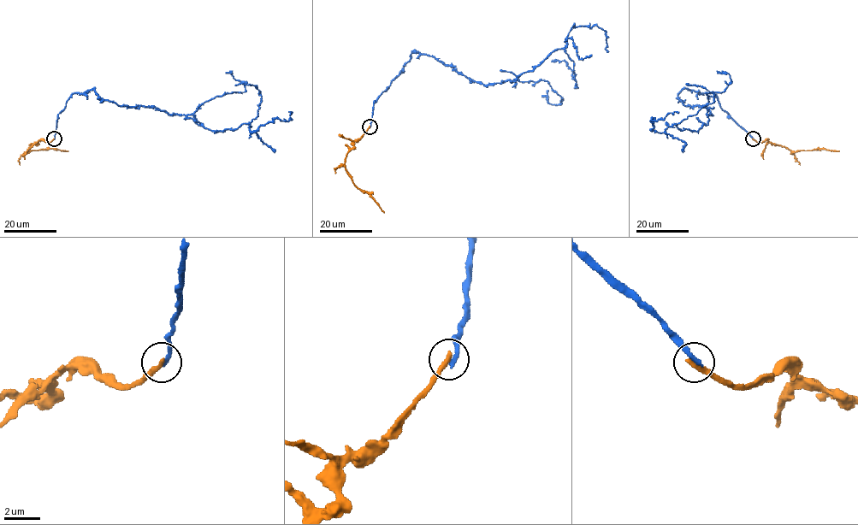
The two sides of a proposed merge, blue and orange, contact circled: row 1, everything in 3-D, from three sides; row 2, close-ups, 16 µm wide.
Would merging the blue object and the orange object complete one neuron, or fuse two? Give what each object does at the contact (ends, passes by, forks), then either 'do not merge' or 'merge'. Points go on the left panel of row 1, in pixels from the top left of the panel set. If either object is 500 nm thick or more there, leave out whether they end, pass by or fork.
blue ends; orange ends; do not merge

